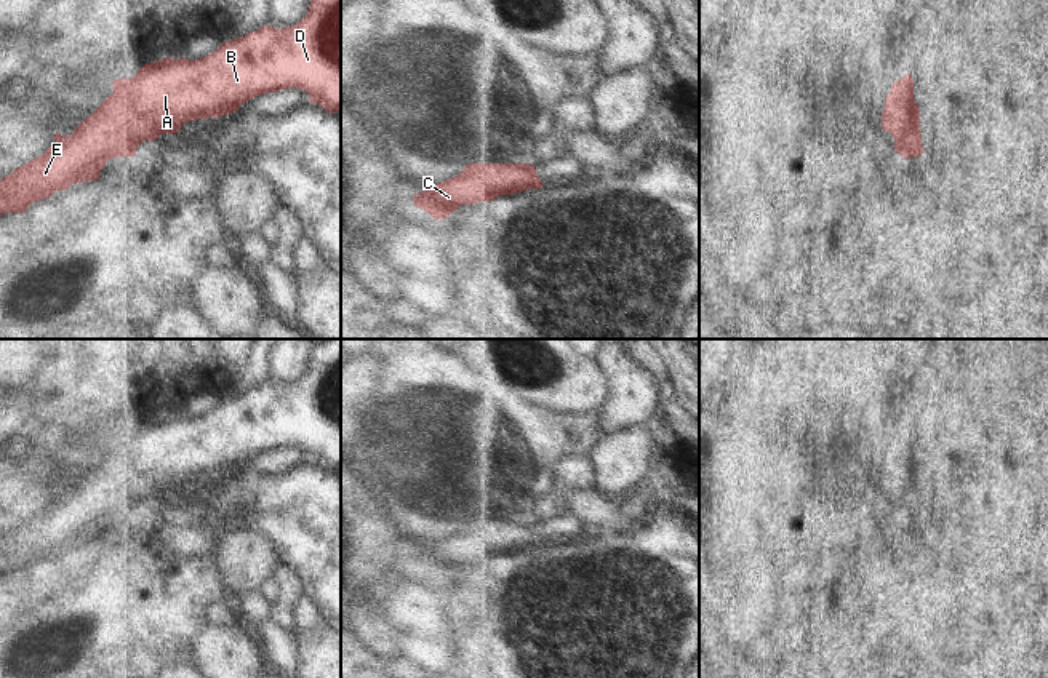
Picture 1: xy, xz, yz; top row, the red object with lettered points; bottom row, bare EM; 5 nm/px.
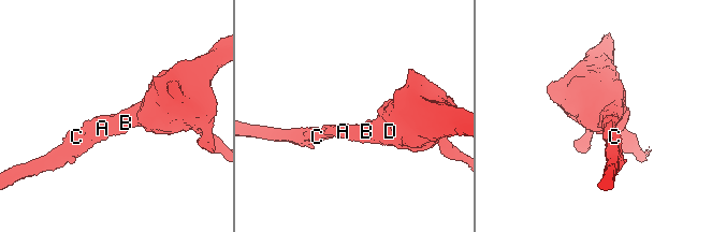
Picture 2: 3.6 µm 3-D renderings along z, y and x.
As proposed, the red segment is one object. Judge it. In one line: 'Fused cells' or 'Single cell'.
Single cell.

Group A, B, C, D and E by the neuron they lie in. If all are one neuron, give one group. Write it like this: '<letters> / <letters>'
A B C D E

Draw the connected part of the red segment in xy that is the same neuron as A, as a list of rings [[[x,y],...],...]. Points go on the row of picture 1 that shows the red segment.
[[[312,0],[296,26],[262,26],[221,43],[205,58],[165,58],[144,64],[133,78],[118,78],[112,85],[112,94],[70,136],[54,133],[54,142],[43,155],[0,179],[0,216],[26,213],[30,203],[50,198],[58,190],[96,181],[107,160],[134,157],[142,141],[173,134],[186,122],[237,112],[242,104],[266,93],[298,88],[330,114],[341,112],[341,0]]]

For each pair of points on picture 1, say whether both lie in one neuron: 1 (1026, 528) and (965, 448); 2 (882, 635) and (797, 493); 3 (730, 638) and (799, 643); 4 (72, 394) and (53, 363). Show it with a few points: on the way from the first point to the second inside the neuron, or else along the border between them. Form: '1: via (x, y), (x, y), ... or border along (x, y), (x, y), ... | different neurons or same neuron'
1: via (1021, 509), (1020, 502), (984, 467) | same neuron
2: border along (855, 549), (840, 562), (818, 568), (807, 576) | different neurons
3: border along (783, 653), (788, 661) | different neurons
4: via (72, 386), (61, 371) | same neuron

